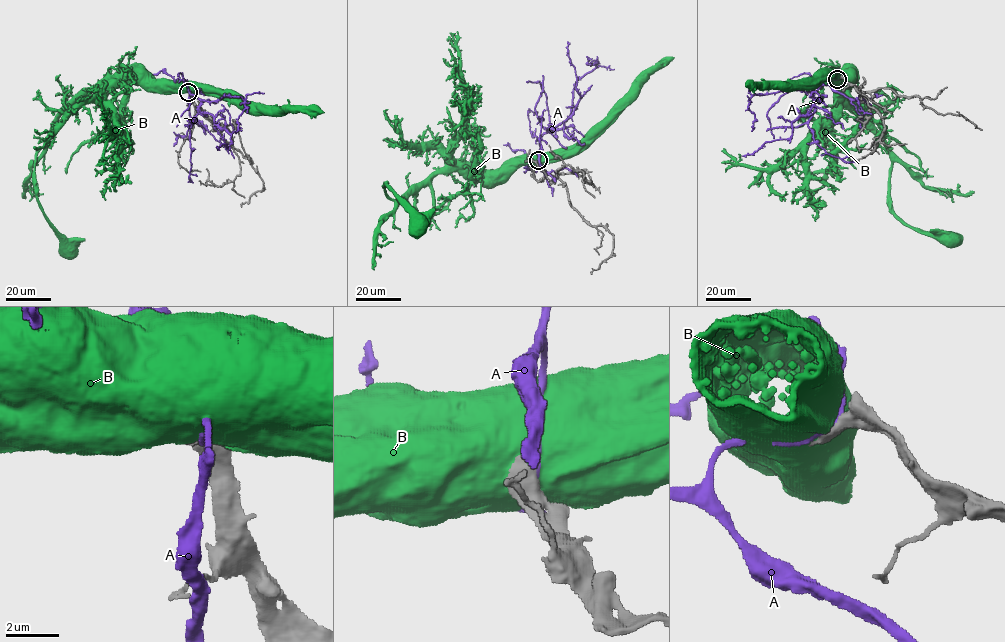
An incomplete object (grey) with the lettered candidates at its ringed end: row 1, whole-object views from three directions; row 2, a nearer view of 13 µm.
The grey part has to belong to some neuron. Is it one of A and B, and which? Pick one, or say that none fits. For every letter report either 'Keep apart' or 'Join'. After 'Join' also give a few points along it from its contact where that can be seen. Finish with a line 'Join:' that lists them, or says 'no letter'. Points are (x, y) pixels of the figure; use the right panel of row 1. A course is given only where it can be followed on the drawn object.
A: Keep apart
B: Keep apart
Join: no letter

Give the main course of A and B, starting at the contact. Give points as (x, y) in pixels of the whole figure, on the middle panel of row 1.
A: (539, 163), (540, 137), (549, 129), (562, 128), (581, 95), (567, 41)
B: (538, 162), (526, 154), (527, 159)

